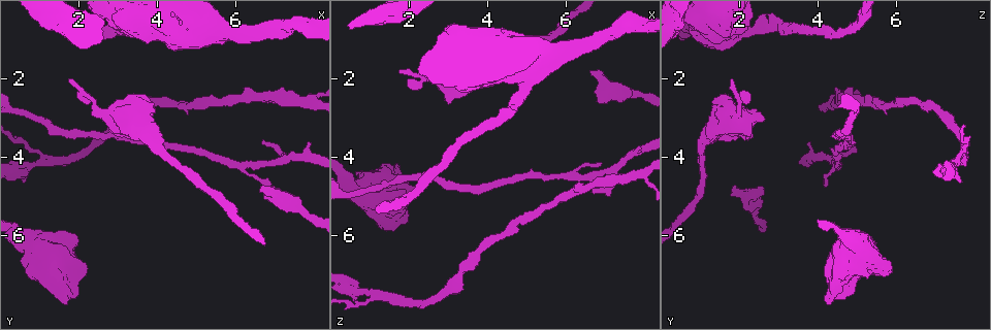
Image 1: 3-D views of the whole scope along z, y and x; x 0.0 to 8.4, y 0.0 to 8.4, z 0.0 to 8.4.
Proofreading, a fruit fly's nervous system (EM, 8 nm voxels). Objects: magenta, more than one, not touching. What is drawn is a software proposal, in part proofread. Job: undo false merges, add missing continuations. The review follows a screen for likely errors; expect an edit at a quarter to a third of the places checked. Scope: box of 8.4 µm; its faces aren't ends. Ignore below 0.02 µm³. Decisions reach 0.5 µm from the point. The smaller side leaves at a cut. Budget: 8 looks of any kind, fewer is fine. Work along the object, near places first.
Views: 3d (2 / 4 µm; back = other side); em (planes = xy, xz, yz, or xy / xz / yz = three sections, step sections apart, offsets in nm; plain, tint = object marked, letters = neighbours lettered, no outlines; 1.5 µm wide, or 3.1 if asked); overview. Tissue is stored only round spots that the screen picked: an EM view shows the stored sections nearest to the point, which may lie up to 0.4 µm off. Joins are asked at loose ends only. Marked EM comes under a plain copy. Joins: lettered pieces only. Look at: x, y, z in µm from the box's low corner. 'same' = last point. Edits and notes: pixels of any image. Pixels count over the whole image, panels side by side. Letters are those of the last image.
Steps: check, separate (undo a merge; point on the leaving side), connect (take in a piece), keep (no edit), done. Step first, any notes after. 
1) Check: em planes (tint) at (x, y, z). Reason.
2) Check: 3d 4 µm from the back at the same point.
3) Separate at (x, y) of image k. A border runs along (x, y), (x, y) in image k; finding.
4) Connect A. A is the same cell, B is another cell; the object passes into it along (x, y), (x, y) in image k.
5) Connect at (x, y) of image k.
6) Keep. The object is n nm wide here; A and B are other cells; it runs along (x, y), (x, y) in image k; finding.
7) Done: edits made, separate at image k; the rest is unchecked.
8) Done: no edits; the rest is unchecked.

Check: 3d 4 µm at (3.95, 3.80, 1.05). Calibre changes.

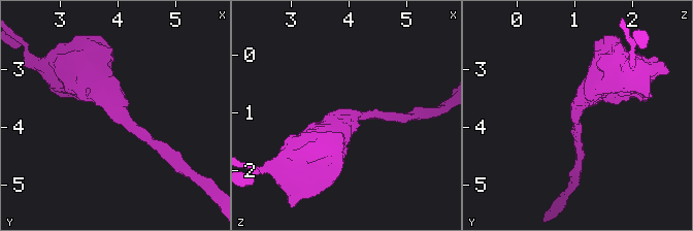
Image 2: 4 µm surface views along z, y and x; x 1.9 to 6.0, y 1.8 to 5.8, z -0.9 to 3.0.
Check: em xz step 8 (letters) at (4.00, 3.80, 1.00). Need the tissue.

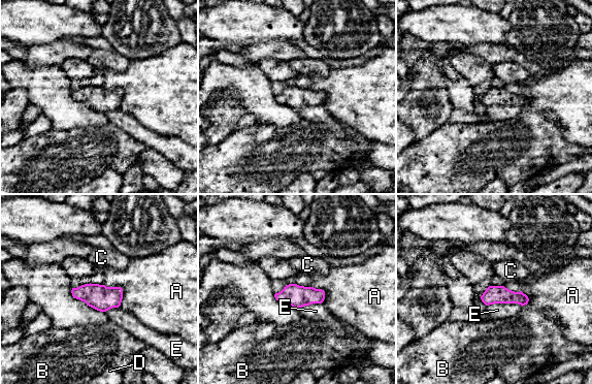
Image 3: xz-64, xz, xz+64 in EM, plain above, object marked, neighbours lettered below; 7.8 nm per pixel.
Keep. A, B, C, D and E are other cells; a border runs along (103, 284), (122, 289), (120, 306) in image 3; continuous, no second neuron.

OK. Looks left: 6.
Check: em xz step 4 (letters) at (1.50, 7.05, 5.80). Branch stops here.

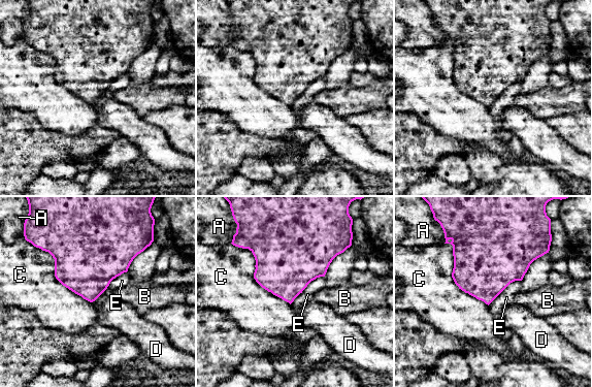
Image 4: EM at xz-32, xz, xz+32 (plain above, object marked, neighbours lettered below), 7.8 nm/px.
Check: em planes (letters) at the same point.

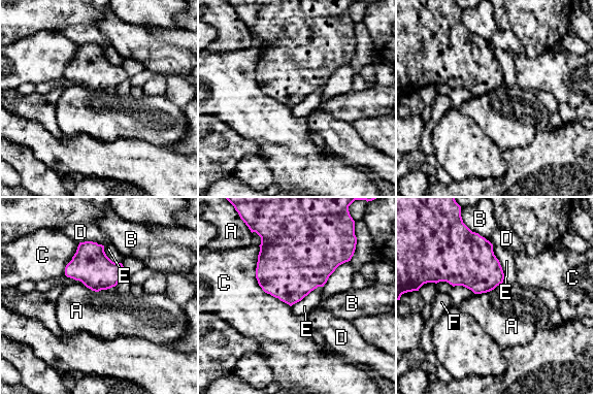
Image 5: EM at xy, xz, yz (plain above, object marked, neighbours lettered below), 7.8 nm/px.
Keep. A, B, C, D, E and F are other cells; no lettered piece goes on from it.

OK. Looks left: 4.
Check: em planes (letters) at (1.15, 4.15, 7.50). Two arms in line, one across.

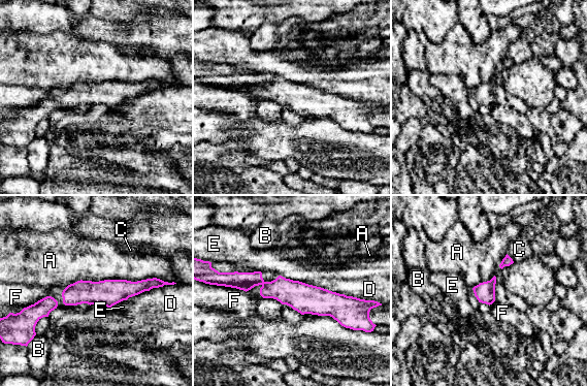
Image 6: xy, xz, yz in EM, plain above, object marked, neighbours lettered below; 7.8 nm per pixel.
Keep. A, B, C, D, E and F are other cells; it runs along (231, 283), (354, 299) in image 6; one neuron here.

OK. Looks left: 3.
Done: no edits; the rest is unchecked.

